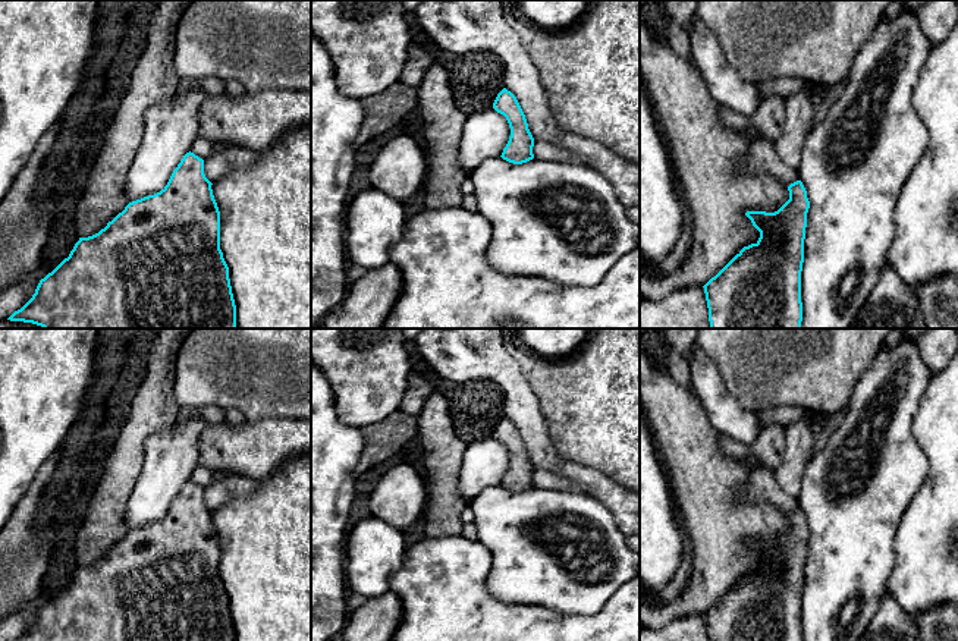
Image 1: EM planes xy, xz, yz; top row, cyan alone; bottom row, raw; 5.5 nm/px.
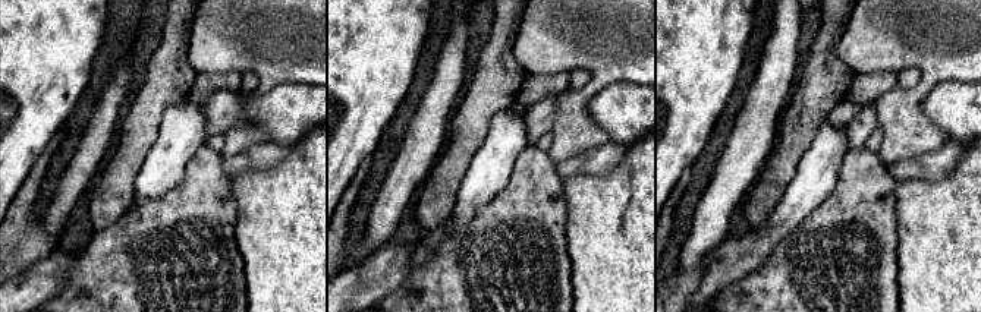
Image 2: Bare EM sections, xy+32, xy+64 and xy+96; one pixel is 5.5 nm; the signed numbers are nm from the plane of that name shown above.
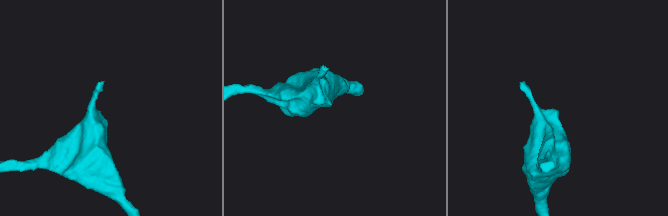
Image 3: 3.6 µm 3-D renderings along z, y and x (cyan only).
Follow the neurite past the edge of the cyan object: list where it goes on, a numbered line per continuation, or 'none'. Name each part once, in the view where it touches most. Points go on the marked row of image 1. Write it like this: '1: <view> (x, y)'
none

